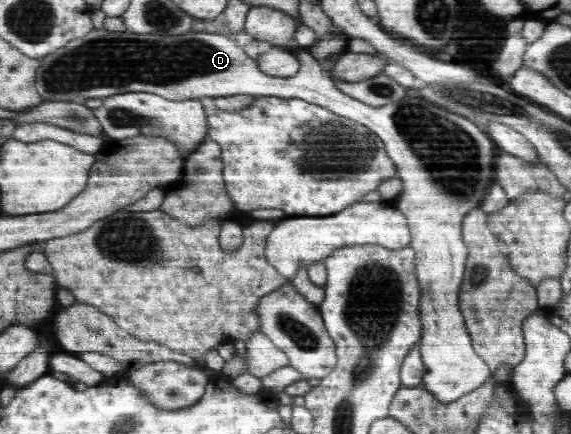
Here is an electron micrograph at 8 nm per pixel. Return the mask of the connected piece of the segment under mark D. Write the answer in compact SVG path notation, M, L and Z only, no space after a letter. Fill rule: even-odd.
M102 29L92 30L90 34L87 34L85 37L76 39L75 41L68 42L68 45L64 46L63 49L59 49L53 54L50 54L48 57L40 58L40 74L35 78L35 85L38 87L39 94L42 96L44 101L64 101L64 102L76 102L83 103L84 101L91 100L91 98L105 99L106 97L114 96L115 94L124 94L127 92L147 92L148 94L157 94L161 97L172 99L173 101L182 101L192 98L214 98L216 96L234 96L236 94L247 94L255 97L280 97L280 98L301 98L305 99L308 102L316 103L318 106L327 107L327 110L334 111L335 114L342 115L343 118L351 119L353 122L358 122L363 126L368 127L371 131L375 131L380 138L384 138L384 146L388 154L392 158L392 162L396 162L396 166L400 166L400 172L396 174L396 177L402 180L402 192L398 194L396 202L394 204L398 210L402 211L404 215L407 216L407 222L410 226L410 235L411 242L410 246L415 249L415 265L416 270L420 270L420 287L423 290L423 296L421 300L421 311L423 312L423 330L424 330L424 342L420 342L420 356L422 356L422 364L424 364L424 375L422 375L422 384L426 390L430 390L432 394L436 396L436 399L439 399L440 402L444 404L450 404L459 398L462 398L464 395L471 393L474 389L479 389L483 384L493 383L491 378L491 368L484 362L483 358L480 358L479 354L476 354L476 351L472 346L472 339L470 339L470 333L464 325L464 317L462 308L459 306L460 302L460 285L463 284L465 265L468 259L468 251L466 245L462 238L462 220L467 216L470 210L478 209L480 204L484 202L484 196L492 184L492 178L494 178L494 158L496 158L496 150L498 147L493 148L491 139L484 134L485 130L480 127L480 125L472 120L466 120L462 116L456 116L456 114L450 114L430 102L424 102L416 96L404 97L404 100L400 102L394 102L394 104L388 104L388 106L380 106L380 108L368 106L367 103L360 102L359 99L352 98L351 95L344 94L334 82L334 80L327 74L326 71L321 67L322 64L314 58L306 49L303 48L302 51L297 51L293 56L298 59L300 64L299 71L291 77L276 77L270 74L264 74L263 70L259 66L257 60L250 59L245 54L243 50L243 44L241 38L236 37L227 37L226 35L208 33L208 32L197 32L190 30L187 33L180 34L178 36L150 36L150 34L134 34L131 32L124 31L110 31Z

